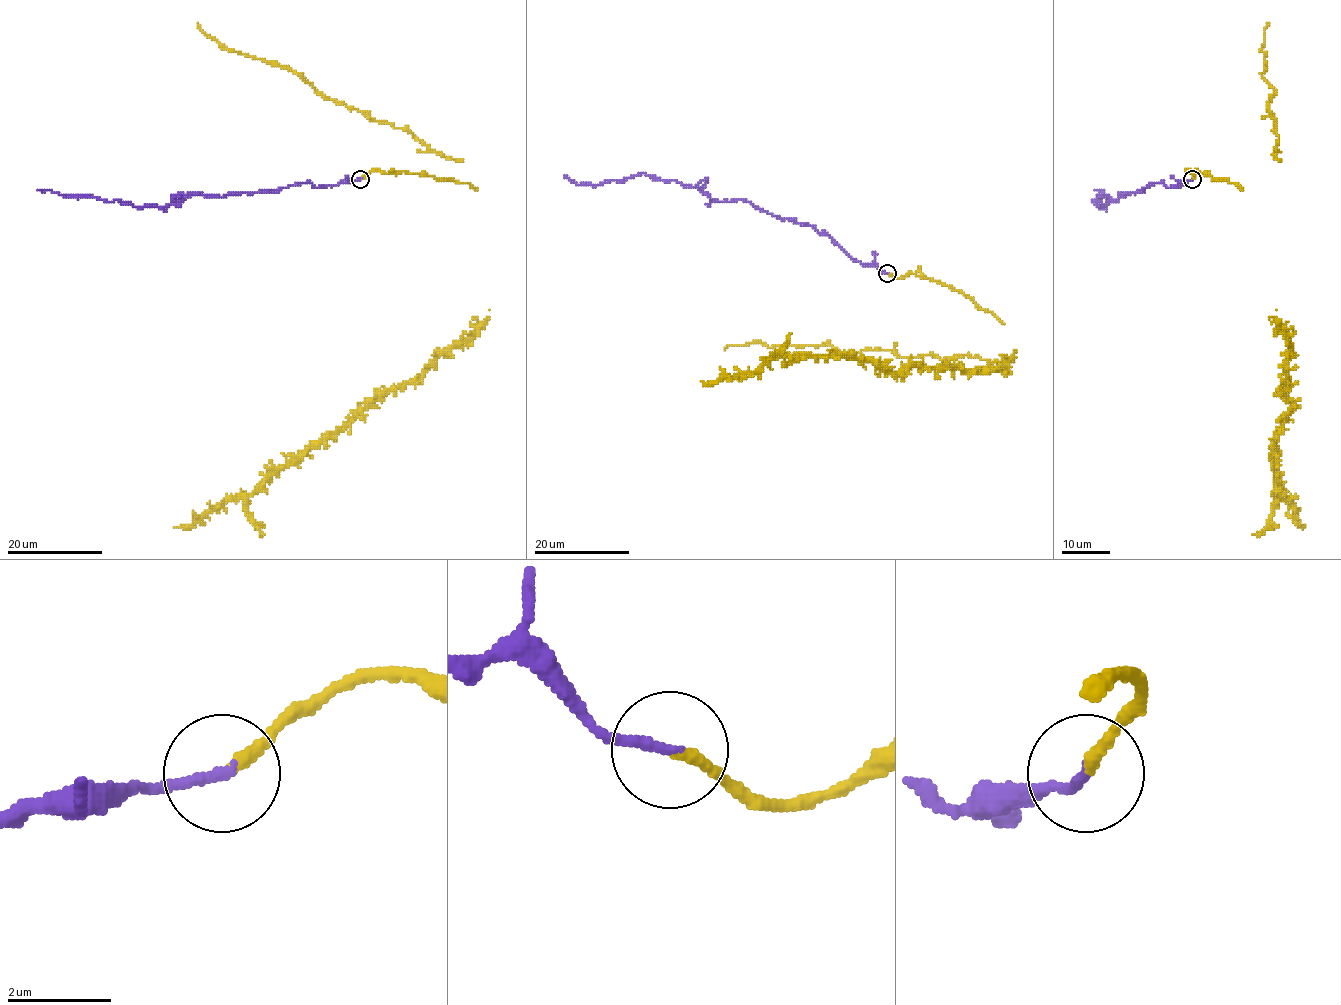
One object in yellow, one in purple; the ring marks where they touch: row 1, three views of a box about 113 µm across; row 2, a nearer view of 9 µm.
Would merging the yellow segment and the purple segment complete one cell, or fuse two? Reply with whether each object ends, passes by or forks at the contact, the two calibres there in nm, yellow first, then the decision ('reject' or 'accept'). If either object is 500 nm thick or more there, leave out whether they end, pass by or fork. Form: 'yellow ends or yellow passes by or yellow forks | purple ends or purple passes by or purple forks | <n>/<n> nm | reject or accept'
yellow ends | purple ends | 240/200 nm | accept

